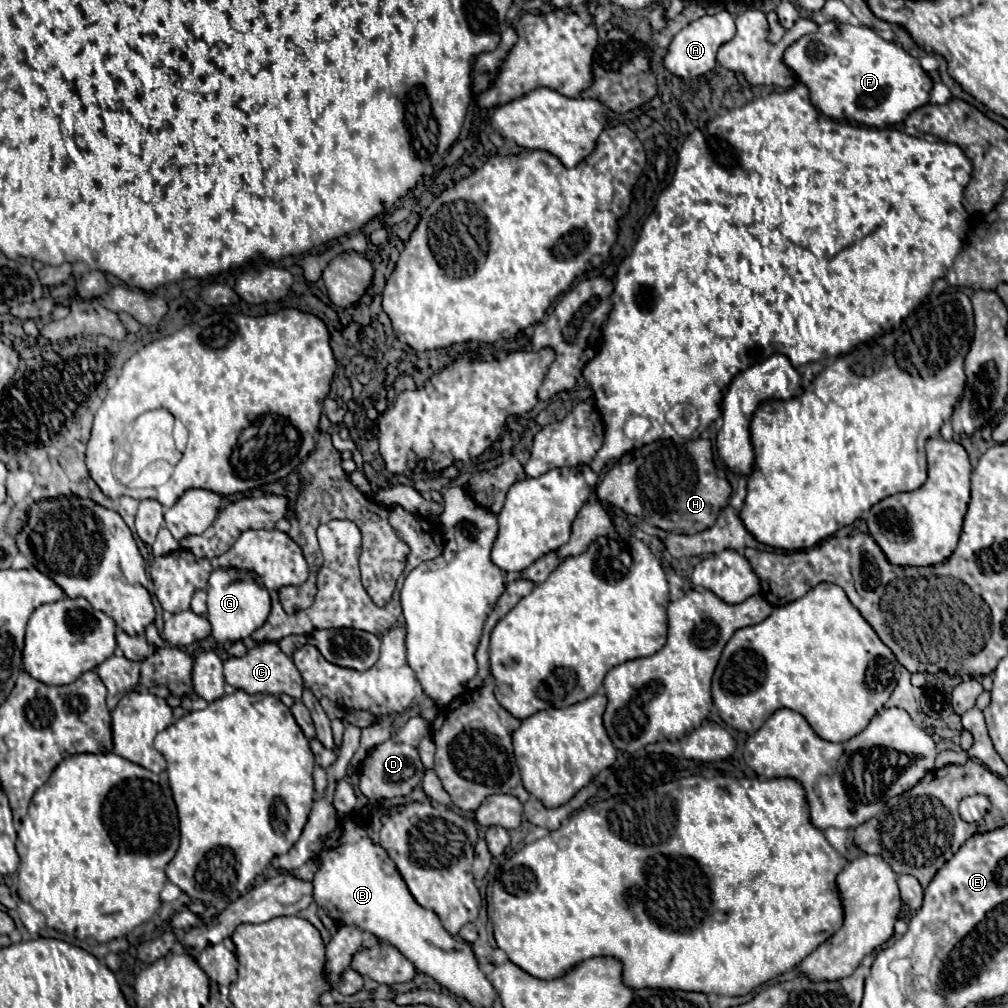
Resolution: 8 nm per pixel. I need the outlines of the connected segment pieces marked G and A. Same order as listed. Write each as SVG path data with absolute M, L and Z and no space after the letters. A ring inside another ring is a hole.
M216 569L208 579L208 621L212 625L212 637L216 641L242 641L250 637L260 625L264 625L270 613L270 595L250 573L240 569Z
M728 11L716 13L716 15L706 15L700 17L692 23L688 23L680 33L676 33L668 45L668 51L662 59L662 65L676 77L682 79L690 79L692 77L700 77L710 73L716 67L716 51L720 45L724 45L726 41L730 41L736 33L736 25L734 25L734 17Z

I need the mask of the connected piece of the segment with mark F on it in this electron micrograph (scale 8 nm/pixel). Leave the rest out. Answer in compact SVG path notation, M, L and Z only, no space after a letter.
M828 21L818 25L818 31L804 35L800 41L784 51L784 63L798 75L810 91L814 107L836 121L854 121L868 127L886 127L904 121L914 109L928 103L932 81L920 67L920 61L906 53L900 45L884 41L870 27L856 27L848 23Z

